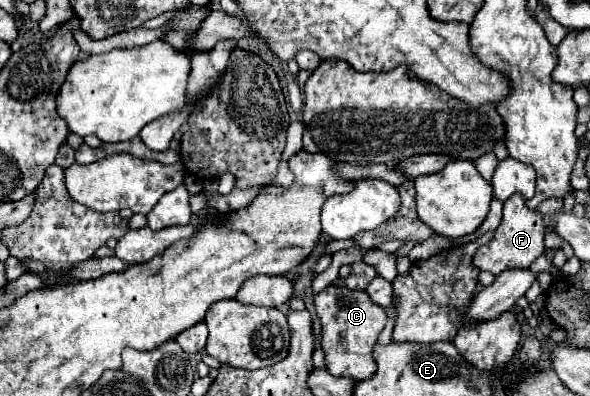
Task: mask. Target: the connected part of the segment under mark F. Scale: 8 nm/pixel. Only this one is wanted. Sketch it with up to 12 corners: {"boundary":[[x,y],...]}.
{"boundary":[[523,195],[503,205],[481,271],[529,267],[545,251],[545,221]]}

